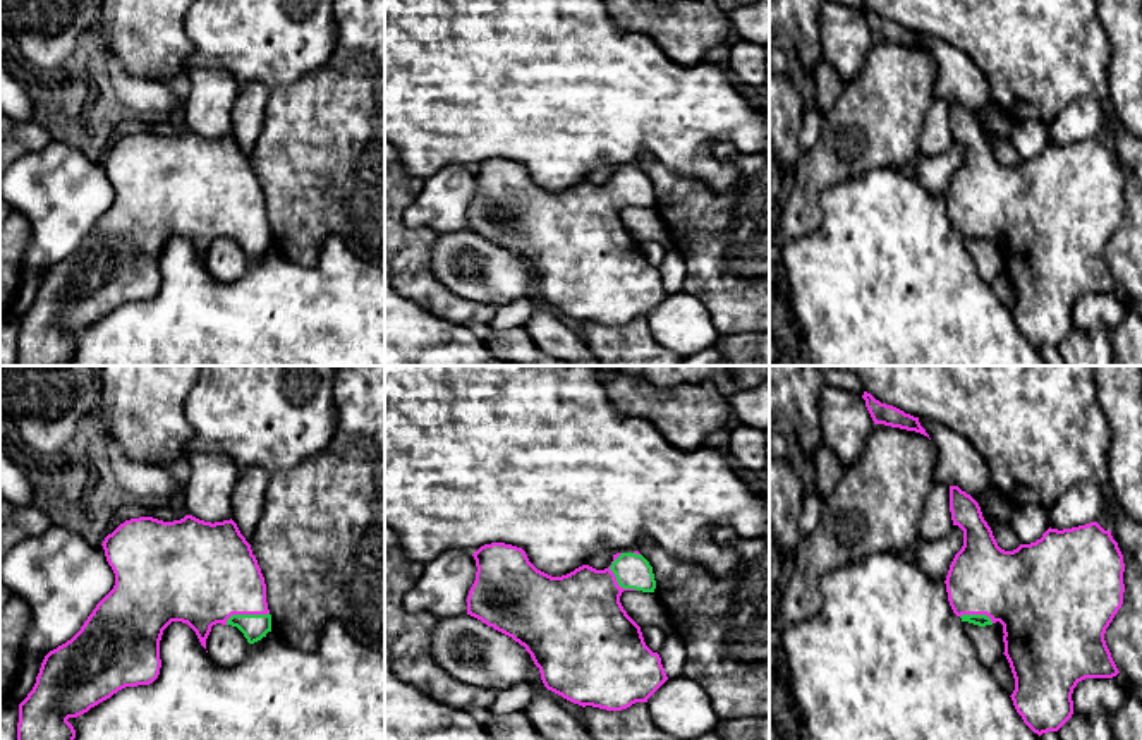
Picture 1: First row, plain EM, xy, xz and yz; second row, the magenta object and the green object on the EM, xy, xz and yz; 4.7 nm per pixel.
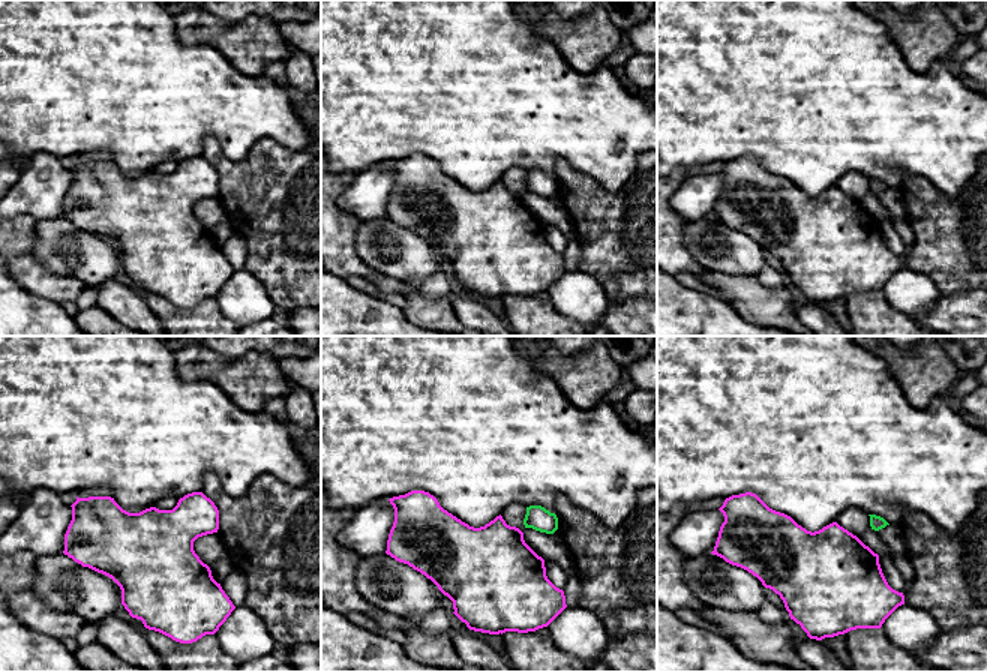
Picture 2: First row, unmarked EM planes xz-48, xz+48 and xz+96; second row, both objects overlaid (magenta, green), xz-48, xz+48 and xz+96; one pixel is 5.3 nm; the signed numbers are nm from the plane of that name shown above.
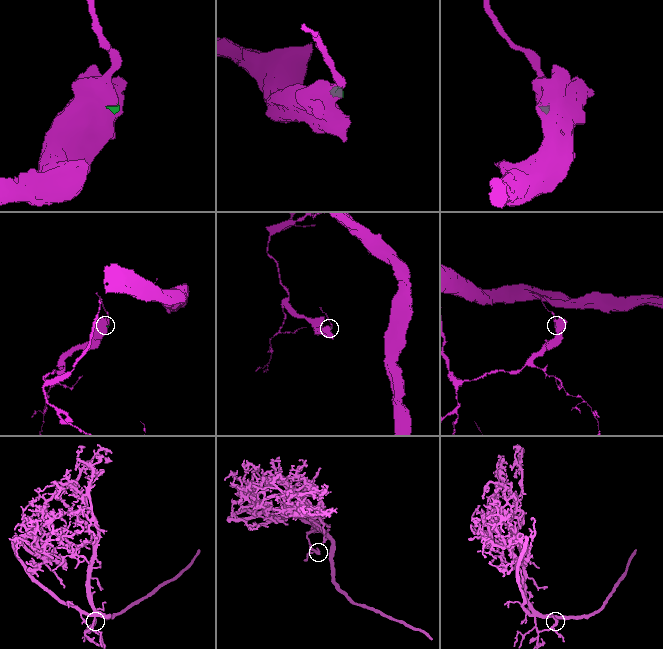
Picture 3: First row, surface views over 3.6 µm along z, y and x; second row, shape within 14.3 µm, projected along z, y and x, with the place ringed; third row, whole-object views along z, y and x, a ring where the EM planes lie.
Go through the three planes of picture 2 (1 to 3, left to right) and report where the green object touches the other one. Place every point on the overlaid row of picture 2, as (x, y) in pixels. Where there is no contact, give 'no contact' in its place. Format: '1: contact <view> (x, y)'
1: no contact
2: no contact
3: no contact

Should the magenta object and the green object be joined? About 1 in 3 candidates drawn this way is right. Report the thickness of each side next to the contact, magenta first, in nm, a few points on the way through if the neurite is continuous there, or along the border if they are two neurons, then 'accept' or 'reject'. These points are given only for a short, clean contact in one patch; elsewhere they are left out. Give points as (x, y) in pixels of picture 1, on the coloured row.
calibres 420 and 160 nm; accept

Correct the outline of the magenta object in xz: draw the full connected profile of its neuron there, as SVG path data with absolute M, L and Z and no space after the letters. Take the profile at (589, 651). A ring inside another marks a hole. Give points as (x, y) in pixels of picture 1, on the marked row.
M505 543L484 544L472 556L477 572L467 596L467 615L524 646L548 690L582 707L622 711L635 702L647 702L668 680L659 654L646 646L641 627L620 603L623 591L654 592L656 589L653 567L639 551L613 555L611 565L604 570L582 565L562 577L538 570L522 548Z

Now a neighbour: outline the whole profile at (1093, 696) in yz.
M1085 678L1072 694L1077 714L1115 714L1127 701L1128 692L1113 678Z

